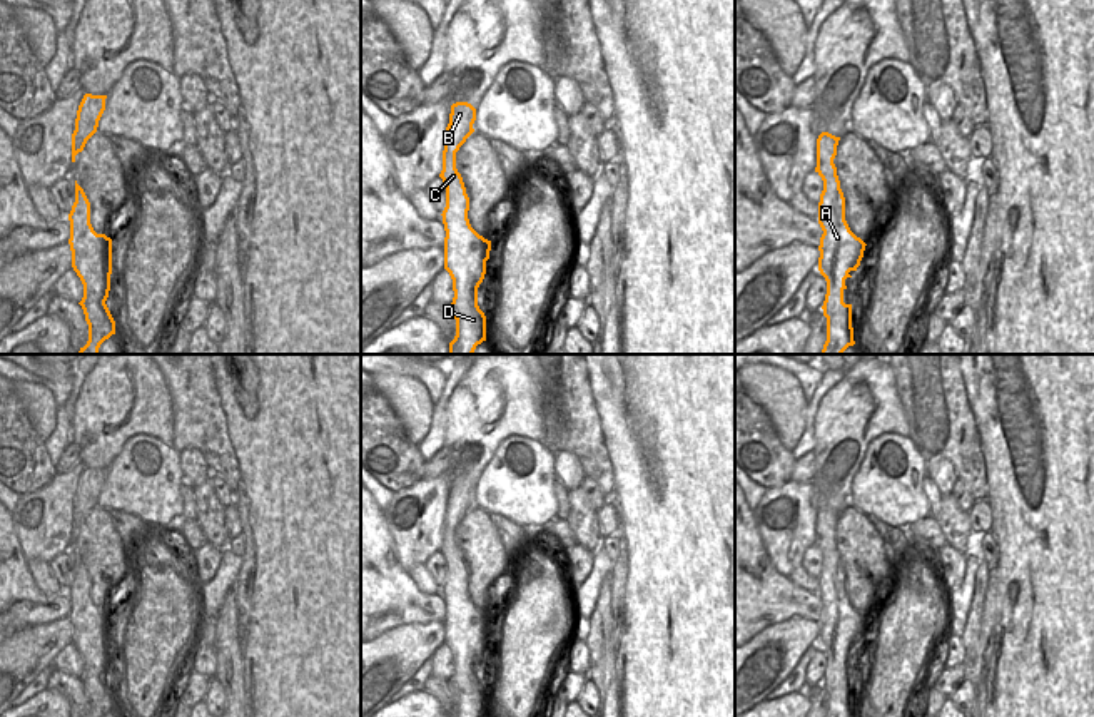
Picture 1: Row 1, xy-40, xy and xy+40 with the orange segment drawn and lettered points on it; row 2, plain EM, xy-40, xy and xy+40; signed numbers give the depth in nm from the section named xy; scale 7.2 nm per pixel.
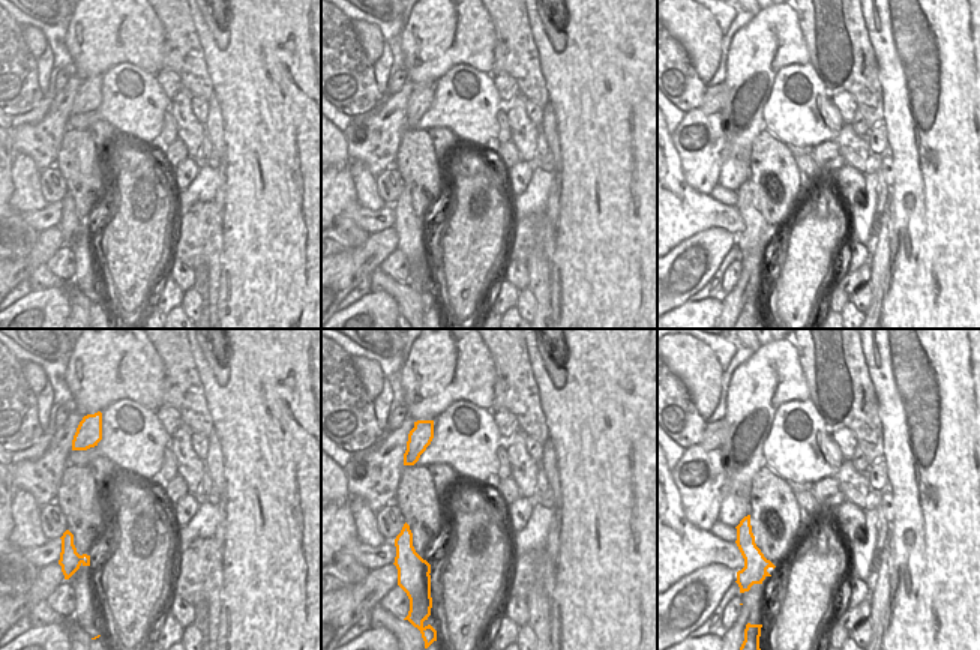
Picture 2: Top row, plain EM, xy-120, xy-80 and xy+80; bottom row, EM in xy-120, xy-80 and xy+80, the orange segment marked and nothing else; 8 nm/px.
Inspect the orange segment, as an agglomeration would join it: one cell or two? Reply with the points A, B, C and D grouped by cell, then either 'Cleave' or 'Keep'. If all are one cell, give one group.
Groups: A B C D. Keep.

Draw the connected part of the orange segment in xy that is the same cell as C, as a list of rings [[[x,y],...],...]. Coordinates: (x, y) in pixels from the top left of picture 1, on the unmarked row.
[[[468,476],[451,480],[439,552],[446,558],[443,585],[444,643],[453,653],[454,672],[449,684],[456,694],[456,710],[451,717],[486,715],[486,690],[478,680],[478,662],[486,648],[491,615],[479,610],[469,598],[469,572],[456,543],[456,526],[474,506],[476,483]]]

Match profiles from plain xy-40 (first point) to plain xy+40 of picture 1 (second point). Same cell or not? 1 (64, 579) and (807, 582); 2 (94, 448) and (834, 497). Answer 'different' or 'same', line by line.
1: different
2: same

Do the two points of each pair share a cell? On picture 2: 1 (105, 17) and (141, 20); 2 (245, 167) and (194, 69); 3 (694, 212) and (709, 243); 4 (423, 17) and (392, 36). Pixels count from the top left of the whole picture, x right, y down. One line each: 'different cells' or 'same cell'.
1: same cell
2: different cells
3: different cells
4: different cells

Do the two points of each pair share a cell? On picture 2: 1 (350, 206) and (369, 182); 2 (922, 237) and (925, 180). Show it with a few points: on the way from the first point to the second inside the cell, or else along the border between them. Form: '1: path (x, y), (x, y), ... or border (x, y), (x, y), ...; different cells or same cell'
1: border (350, 162), (356, 200), (362, 206), (380, 210); different cells
2: path (925, 224), (925, 194); same cell

